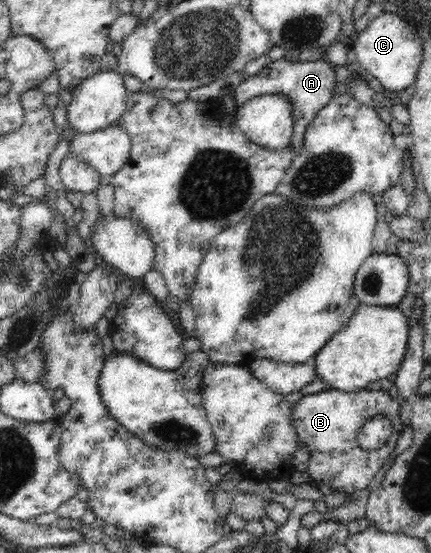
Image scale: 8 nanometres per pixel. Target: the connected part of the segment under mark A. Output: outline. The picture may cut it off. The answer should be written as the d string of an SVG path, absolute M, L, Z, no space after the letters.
M281 58L277 61L271 61L263 69L255 75L245 76L243 81L235 89L233 102L236 107L240 107L242 103L246 103L248 99L258 97L259 95L282 94L292 102L292 118L294 118L294 135L292 150L294 154L298 154L304 144L304 133L308 126L314 121L316 113L320 111L328 102L329 99L336 95L334 88L336 86L336 76L334 76L334 67L326 63L326 60L312 61L289 61Z

